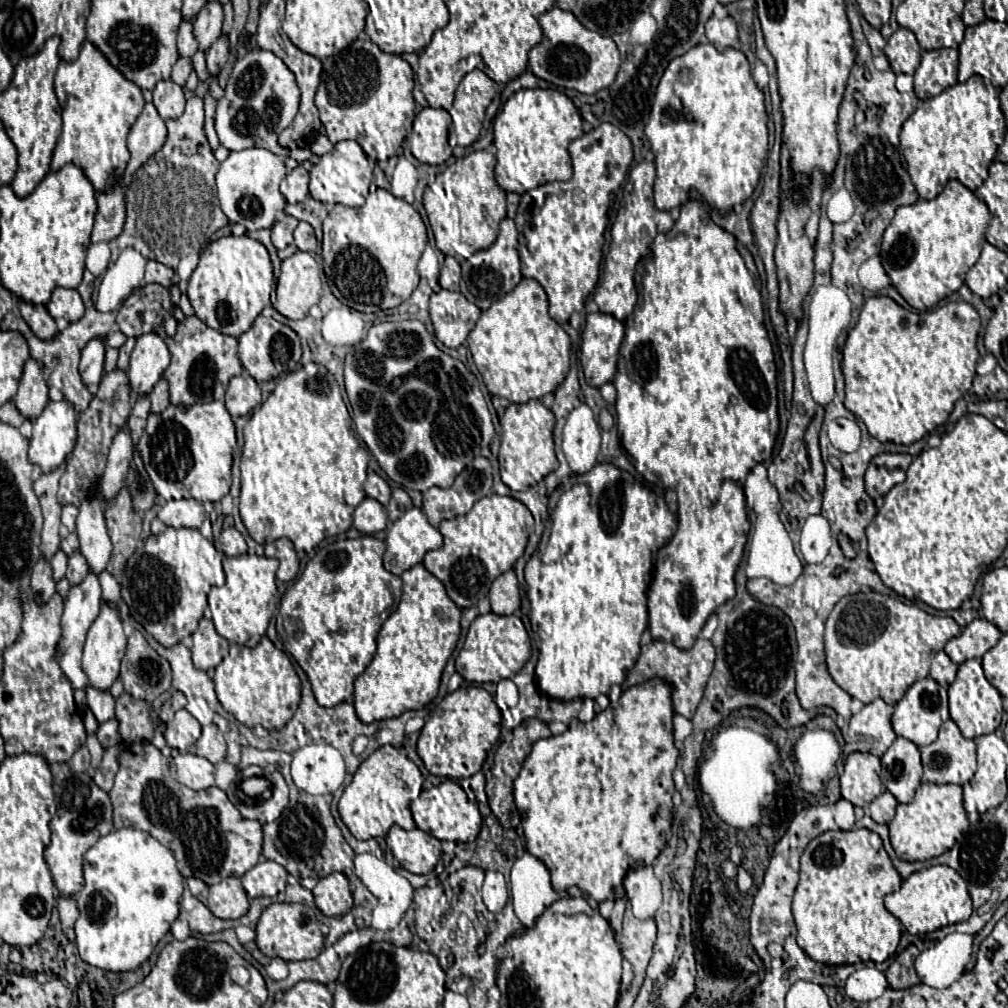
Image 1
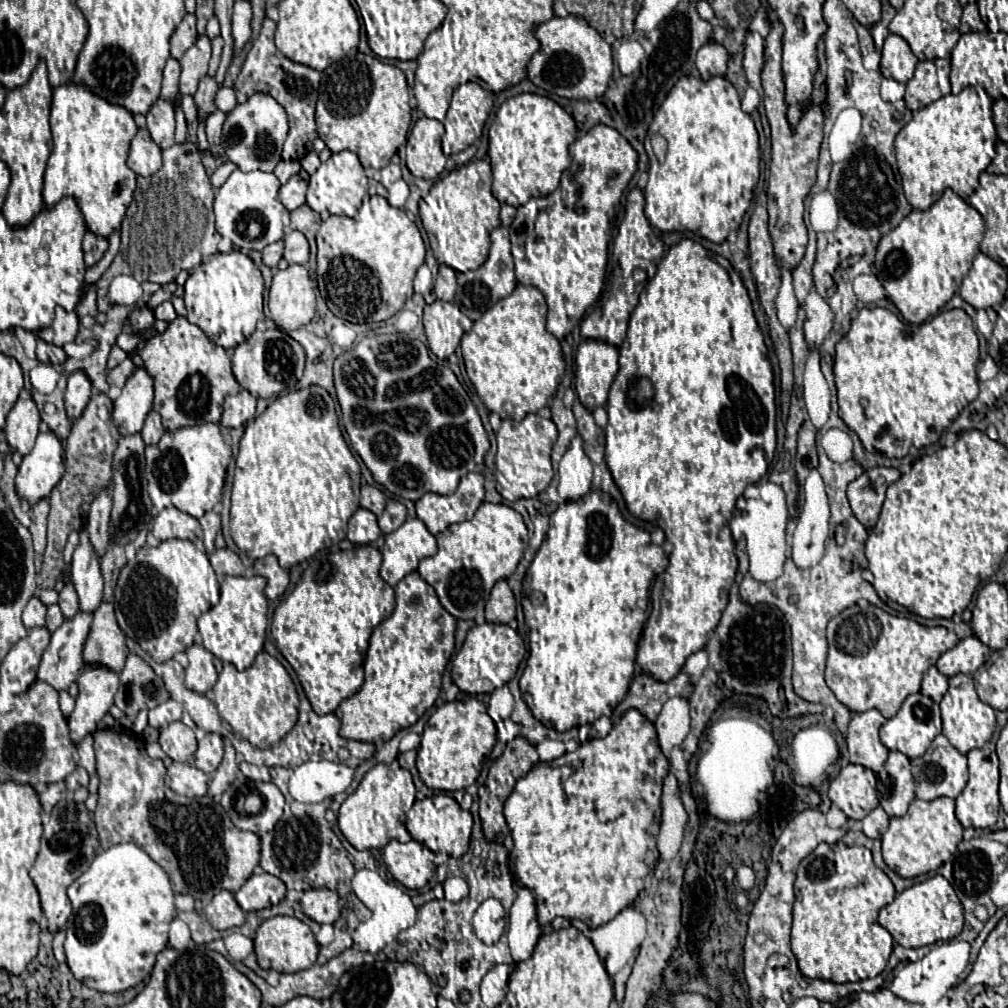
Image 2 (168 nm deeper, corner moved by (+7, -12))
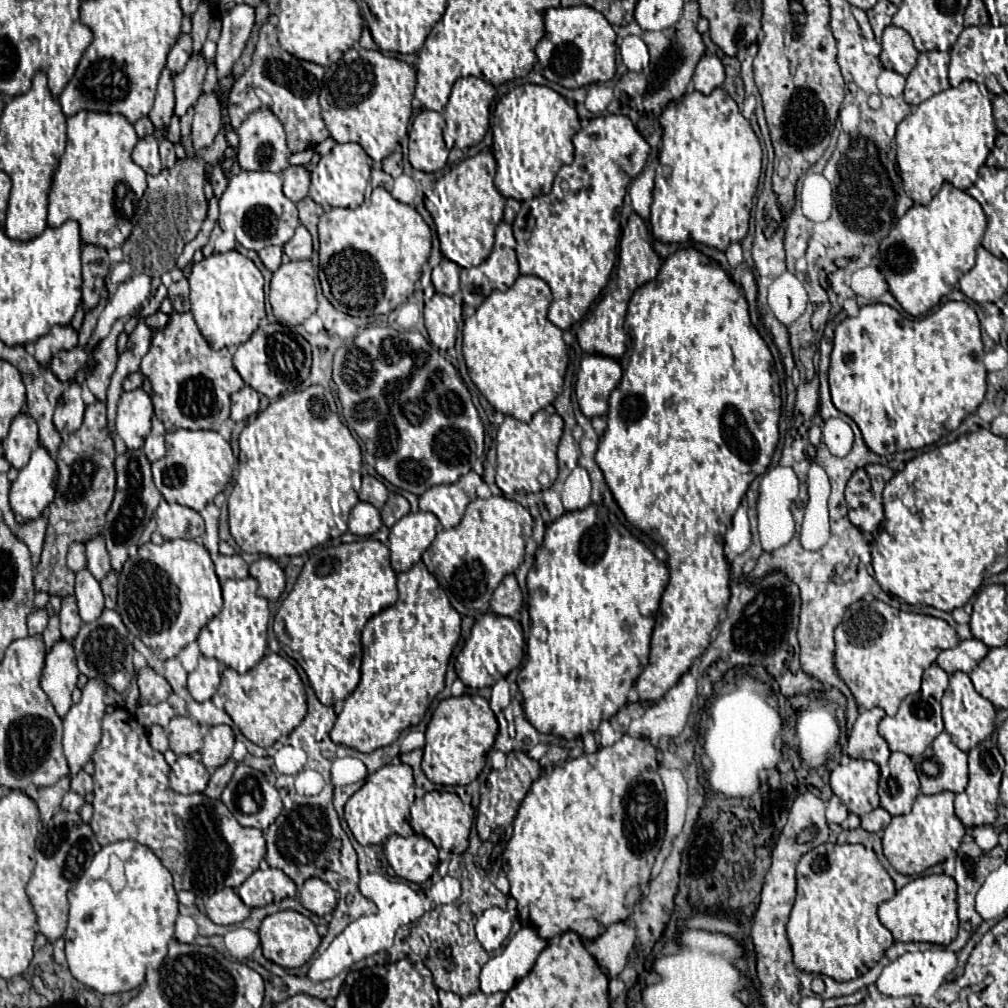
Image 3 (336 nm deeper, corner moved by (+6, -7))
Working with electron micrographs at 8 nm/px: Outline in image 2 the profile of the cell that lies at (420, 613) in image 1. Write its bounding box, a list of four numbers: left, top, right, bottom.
[340,573,456,743]

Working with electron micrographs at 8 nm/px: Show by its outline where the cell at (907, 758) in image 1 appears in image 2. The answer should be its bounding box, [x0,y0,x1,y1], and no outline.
[878,751,914,817]

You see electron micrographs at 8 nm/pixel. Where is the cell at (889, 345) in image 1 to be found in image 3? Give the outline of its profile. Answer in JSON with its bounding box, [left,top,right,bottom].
[829,302,987,456]

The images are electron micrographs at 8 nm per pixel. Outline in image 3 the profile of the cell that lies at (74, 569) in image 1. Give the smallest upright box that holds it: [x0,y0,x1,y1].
[59,596,81,640]

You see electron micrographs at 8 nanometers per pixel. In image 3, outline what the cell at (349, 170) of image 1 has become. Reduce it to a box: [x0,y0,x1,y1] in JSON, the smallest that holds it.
[309,142,373,208]

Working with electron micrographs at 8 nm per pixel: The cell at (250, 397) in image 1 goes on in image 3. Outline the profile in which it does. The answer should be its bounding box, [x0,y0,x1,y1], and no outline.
[231,386,259,422]

